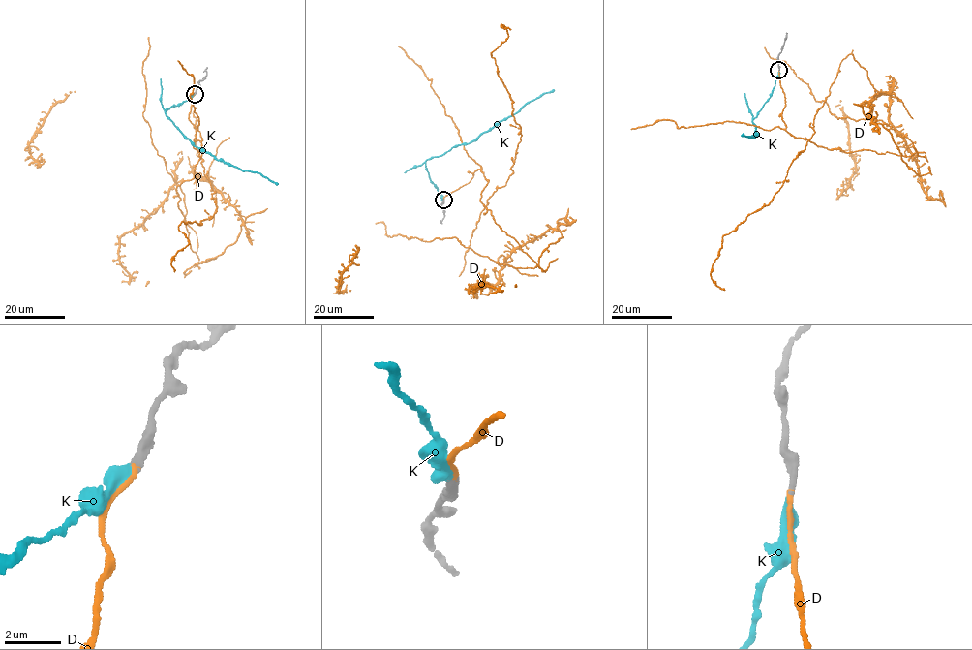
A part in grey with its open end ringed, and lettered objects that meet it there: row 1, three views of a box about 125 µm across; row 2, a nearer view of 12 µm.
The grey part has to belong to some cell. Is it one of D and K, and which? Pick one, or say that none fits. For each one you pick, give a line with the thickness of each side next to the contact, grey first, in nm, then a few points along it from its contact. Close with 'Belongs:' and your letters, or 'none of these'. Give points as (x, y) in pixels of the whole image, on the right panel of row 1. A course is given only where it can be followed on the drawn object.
D: 260 nm thick on the grey side, 170 nm on the other
Belongs: D

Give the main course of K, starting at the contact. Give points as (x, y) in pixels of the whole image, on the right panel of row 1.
K: (779, 70), (768, 101), (752, 119), (759, 135), (742, 135)

